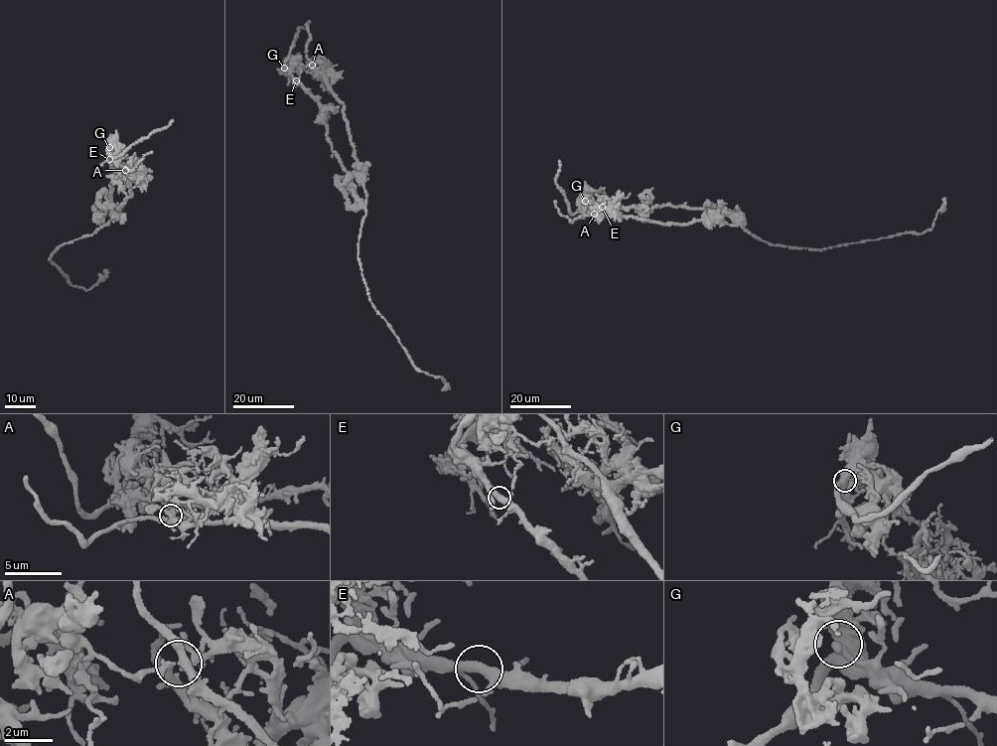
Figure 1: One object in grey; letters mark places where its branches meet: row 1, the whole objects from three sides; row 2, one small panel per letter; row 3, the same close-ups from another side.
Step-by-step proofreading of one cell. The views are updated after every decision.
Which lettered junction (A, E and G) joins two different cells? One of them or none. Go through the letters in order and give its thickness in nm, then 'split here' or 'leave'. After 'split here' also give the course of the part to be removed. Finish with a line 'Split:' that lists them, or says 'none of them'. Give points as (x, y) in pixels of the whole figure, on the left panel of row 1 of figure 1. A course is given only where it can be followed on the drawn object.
A: 300 nm thick; split here; foreign part runs (125, 170), (131, 196), (116, 216), (89, 235), (57, 247), (49, 259), (71, 285), (89, 289), (106, 269)
E: 360 nm thick; leave
G: 500 nm thick; leave
Split: A

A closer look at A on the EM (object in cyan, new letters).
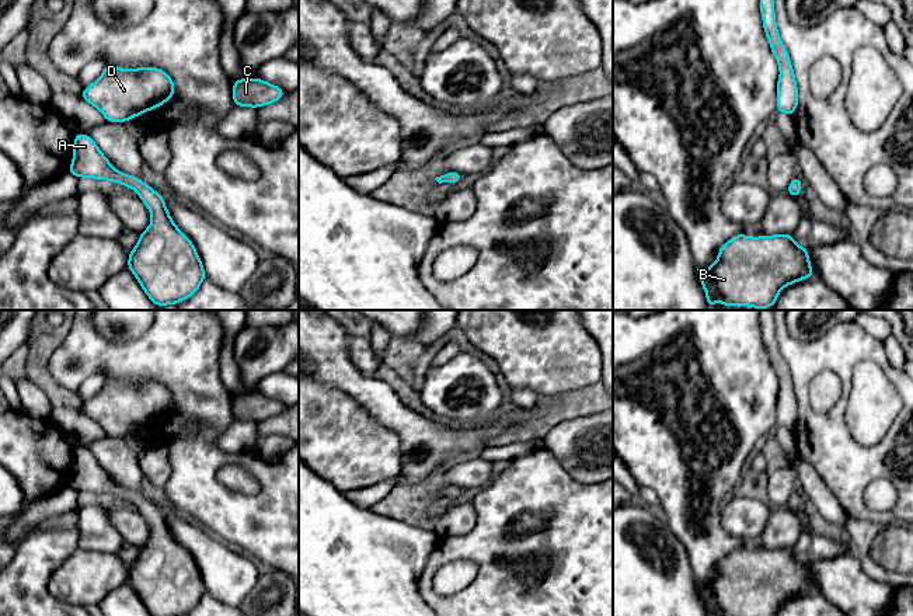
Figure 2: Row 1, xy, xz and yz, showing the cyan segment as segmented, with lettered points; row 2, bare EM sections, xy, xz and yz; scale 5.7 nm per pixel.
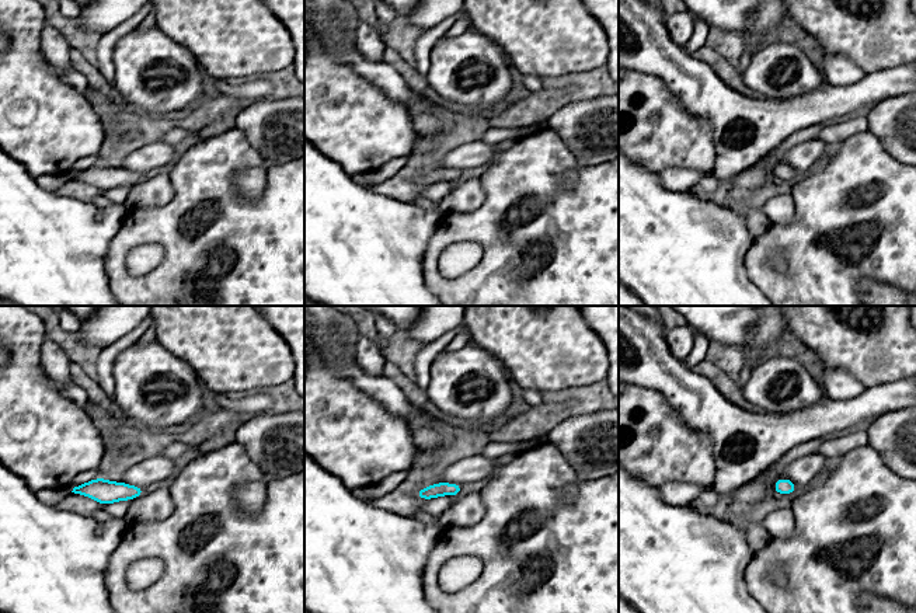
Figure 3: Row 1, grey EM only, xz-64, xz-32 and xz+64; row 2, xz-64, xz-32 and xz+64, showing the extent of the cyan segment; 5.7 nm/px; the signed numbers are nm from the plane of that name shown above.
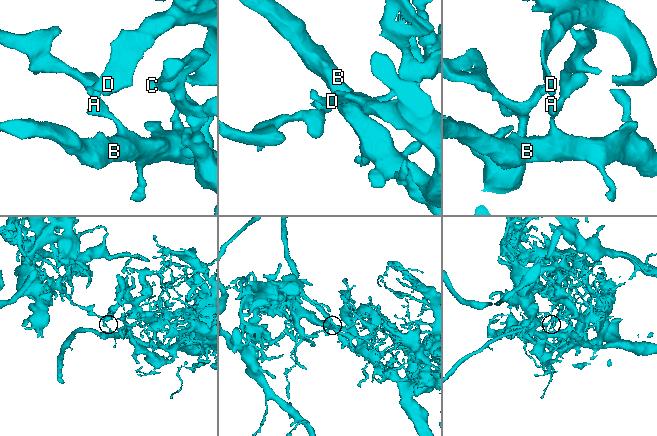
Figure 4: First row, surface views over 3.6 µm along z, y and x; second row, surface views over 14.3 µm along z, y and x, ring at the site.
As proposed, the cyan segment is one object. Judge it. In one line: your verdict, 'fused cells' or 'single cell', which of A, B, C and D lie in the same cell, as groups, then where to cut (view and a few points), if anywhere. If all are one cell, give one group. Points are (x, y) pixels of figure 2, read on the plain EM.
fused cells | A / B C D | xy (143, 497), (133, 503)

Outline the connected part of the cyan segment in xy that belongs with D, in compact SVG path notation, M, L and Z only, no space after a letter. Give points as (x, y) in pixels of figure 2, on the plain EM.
M105 379L101 391L81 404L81 411L97 421L105 435L119 438L173 414L174 396L157 382L123 384Z

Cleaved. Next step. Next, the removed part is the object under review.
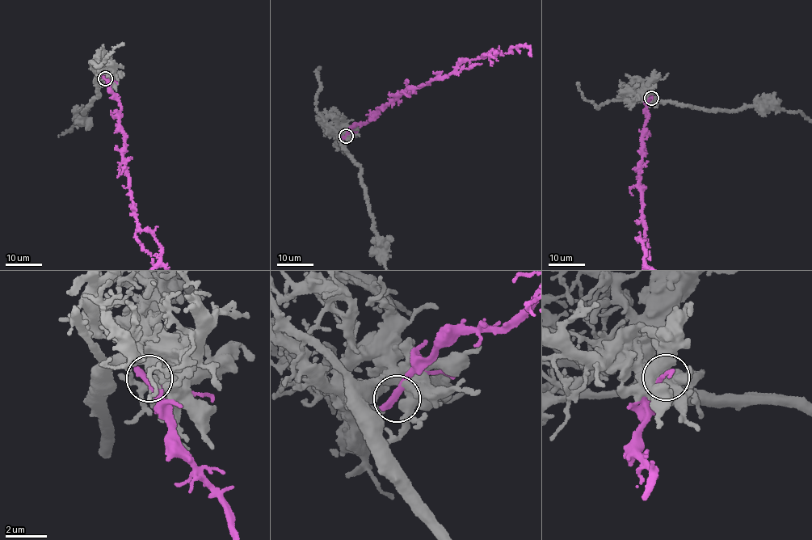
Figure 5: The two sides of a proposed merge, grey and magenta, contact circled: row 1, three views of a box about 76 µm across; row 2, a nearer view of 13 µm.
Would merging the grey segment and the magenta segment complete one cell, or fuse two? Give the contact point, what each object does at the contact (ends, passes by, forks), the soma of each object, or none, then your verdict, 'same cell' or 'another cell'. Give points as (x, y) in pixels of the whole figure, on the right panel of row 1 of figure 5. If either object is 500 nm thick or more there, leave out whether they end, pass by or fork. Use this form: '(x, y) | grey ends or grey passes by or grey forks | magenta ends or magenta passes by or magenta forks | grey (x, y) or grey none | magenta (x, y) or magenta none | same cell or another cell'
(651, 98) | grey passes by | magenta ends | grey none | magenta none | another cell

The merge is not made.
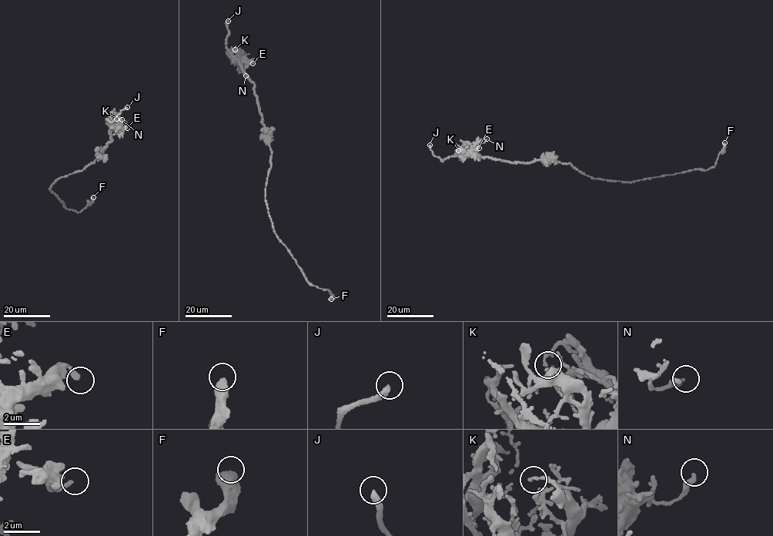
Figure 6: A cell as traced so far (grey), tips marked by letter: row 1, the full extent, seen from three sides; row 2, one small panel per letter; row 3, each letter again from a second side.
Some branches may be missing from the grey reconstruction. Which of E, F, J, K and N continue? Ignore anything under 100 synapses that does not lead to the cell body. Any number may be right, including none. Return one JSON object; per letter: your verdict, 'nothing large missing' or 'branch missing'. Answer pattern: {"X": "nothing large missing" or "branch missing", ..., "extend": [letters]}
{"E": "nothing large missing", "F": "nothing large missing", "J": "branch missing", "K": "nothing large missing", "N": "nothing large missing", "extend": ["J"]}

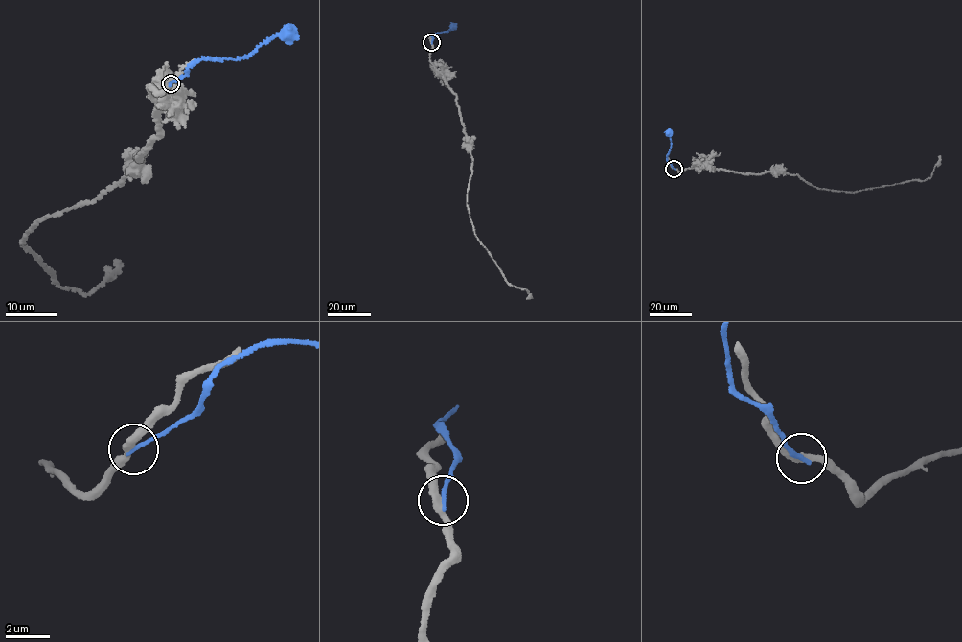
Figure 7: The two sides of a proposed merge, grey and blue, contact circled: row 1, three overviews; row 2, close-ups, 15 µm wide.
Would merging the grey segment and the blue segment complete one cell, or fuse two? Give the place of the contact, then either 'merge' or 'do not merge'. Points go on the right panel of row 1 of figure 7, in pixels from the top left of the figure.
(674, 169) | do not merge

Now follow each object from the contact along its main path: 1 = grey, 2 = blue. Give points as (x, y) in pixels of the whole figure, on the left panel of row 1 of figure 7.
1: (171, 83), (148, 87), (160, 135), (135, 169), (21, 242), (57, 286), (89, 294), (119, 261)
2: (171, 83), (200, 58), (232, 59), (247, 57), (288, 28), (296, 33)

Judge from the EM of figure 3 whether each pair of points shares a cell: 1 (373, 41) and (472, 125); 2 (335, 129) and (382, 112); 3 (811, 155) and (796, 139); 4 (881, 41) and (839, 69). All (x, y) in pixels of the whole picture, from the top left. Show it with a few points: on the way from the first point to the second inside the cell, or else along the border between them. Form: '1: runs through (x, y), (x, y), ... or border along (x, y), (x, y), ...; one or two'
1: border along (354, 42), (364, 56), (380, 62); two
2: runs through (347, 125), (371, 124); one
3: border along (815, 139), (796, 145), (784, 156), (783, 163); two
4: border along (821, 45), (831, 54), (849, 58), (866, 73); two

